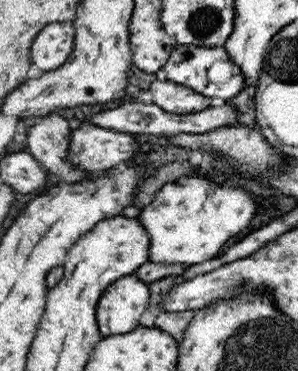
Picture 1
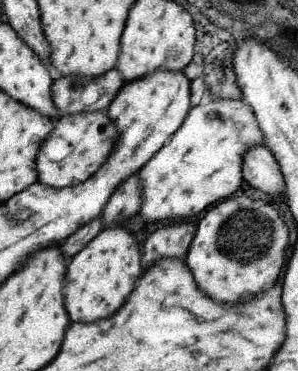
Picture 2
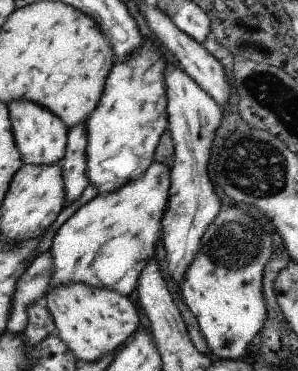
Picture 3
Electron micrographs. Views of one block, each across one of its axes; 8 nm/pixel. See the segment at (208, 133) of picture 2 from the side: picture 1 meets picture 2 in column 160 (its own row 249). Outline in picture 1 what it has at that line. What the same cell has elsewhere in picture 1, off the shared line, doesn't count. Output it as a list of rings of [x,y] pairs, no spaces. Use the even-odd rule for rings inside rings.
[[[182,176],[166,186],[156,194],[154,202],[142,208],[138,214],[138,222],[144,224],[146,232],[150,234],[150,262],[168,262],[168,264],[202,264],[218,258],[218,252],[224,248],[224,242],[228,242],[232,236],[246,230],[246,226],[252,222],[254,212],[258,212],[258,196],[244,190],[242,186],[218,186],[218,182],[210,182],[210,178],[190,178]]]

